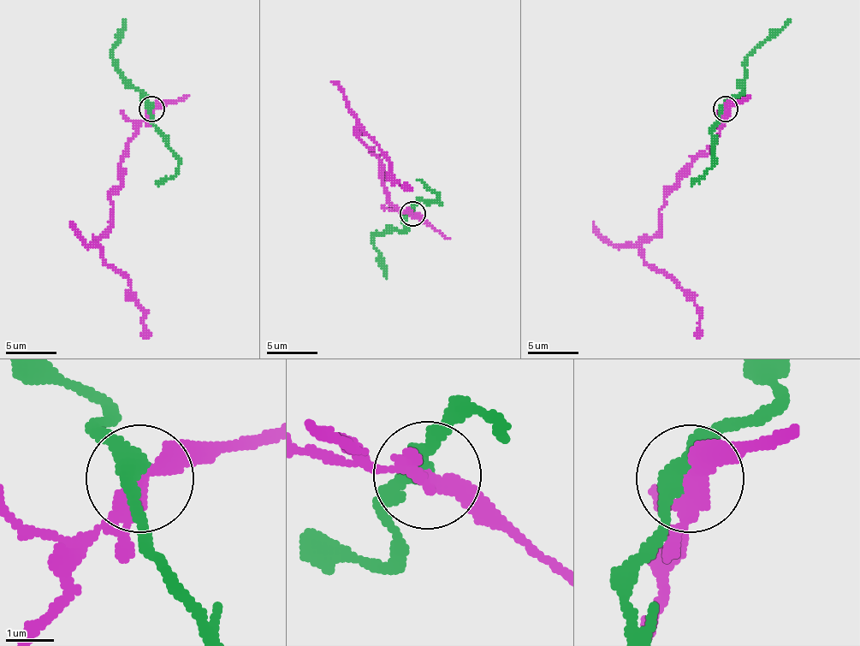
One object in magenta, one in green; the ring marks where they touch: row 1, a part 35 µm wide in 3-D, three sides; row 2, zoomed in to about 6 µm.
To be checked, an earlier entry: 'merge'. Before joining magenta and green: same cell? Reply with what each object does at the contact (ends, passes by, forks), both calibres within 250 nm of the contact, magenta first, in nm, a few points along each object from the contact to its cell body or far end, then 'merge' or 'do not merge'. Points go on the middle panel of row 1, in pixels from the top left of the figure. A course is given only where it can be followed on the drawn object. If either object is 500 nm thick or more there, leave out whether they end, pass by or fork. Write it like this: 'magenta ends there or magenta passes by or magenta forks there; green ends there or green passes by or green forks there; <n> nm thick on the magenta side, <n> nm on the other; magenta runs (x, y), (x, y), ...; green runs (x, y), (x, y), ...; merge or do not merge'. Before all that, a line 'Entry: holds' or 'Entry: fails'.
Entry: fails
magenta passes by; green passes by; 320 nm thick on the magenta side, 360 nm on the other; magenta runs (412, 213), (387, 200), (382, 162), (358, 137), (361, 129), (389, 160), (391, 174), (404, 187), (409, 187); green runs (412, 213), (401, 230), (374, 235), (387, 278); do not merge

